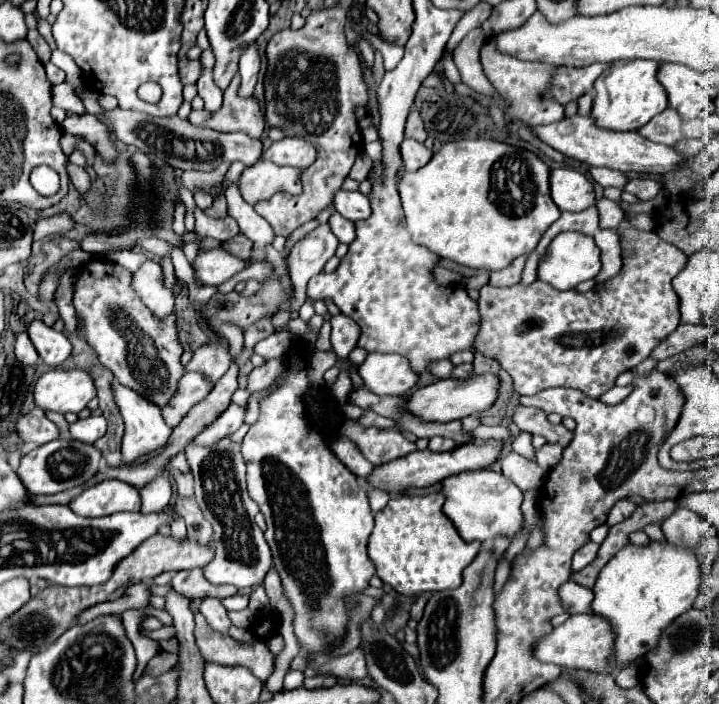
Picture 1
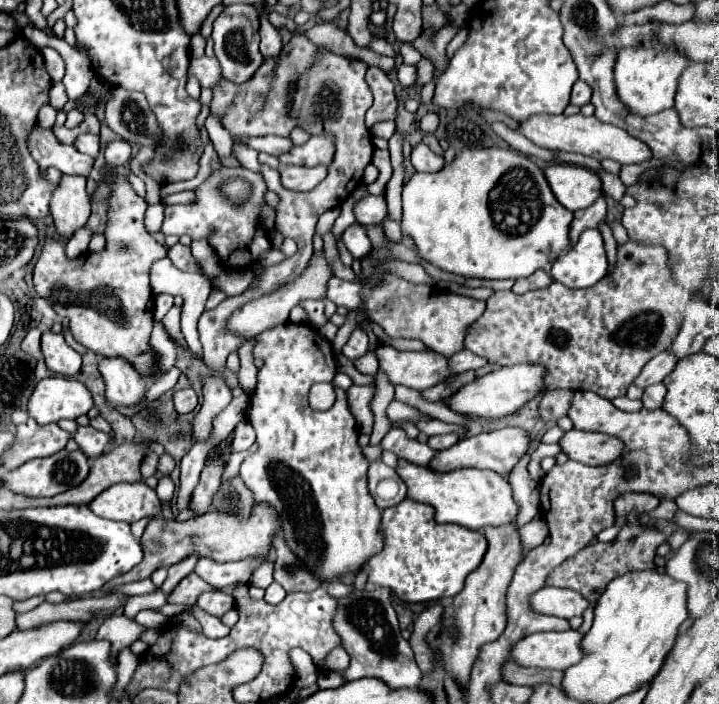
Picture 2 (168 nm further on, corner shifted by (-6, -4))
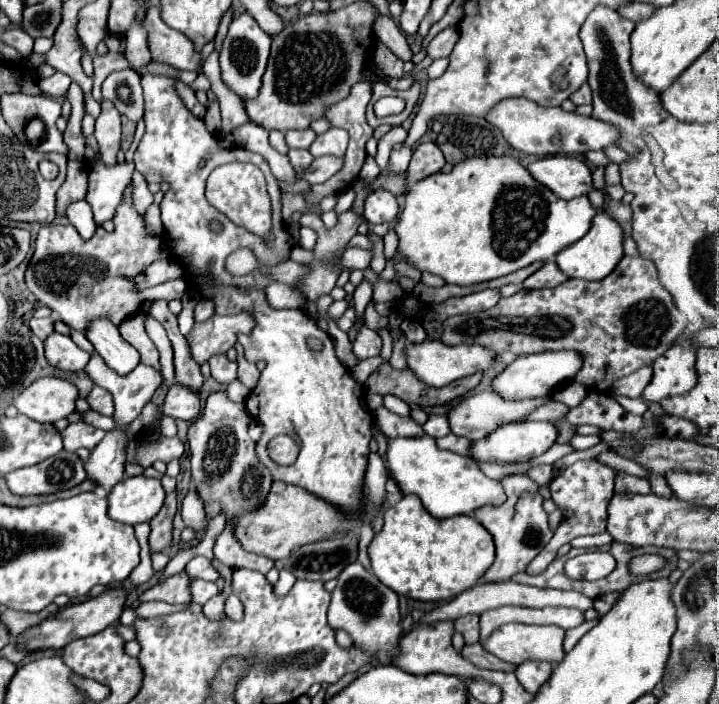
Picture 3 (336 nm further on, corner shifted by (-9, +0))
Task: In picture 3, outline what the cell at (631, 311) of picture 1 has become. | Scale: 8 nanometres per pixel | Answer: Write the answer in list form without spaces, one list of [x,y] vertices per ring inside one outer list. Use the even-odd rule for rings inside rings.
[[[624,255],[616,269],[600,281],[590,283],[582,279],[568,279],[552,289],[520,289],[512,297],[500,299],[498,305],[488,311],[450,317],[444,321],[442,341],[448,345],[482,345],[496,353],[512,351],[514,355],[530,355],[536,351],[576,351],[584,365],[574,379],[588,391],[610,393],[614,381],[638,371],[644,365],[652,365],[676,341],[684,327],[686,317],[678,311],[670,293],[662,287],[656,265],[642,255]]]

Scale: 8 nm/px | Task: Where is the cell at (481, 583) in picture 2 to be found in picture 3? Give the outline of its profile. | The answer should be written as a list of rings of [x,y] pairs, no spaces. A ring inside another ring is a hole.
[[[528,475],[506,477],[502,481],[506,491],[506,503],[496,509],[478,509],[474,515],[476,519],[488,529],[496,543],[496,559],[482,575],[482,581],[496,583],[496,581],[510,581],[514,573],[522,573],[524,567],[548,545],[552,539],[552,531],[548,529],[548,515],[542,509],[542,495],[538,493],[538,485]]]

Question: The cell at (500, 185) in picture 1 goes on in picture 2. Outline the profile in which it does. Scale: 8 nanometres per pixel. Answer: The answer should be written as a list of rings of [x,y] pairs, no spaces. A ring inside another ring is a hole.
[[[491,147],[491,149],[463,149],[453,163],[445,165],[437,173],[415,173],[403,187],[403,219],[401,219],[401,231],[403,235],[409,235],[419,251],[419,257],[433,263],[435,267],[461,275],[461,277],[479,277],[479,279],[519,279],[519,277],[529,277],[541,267],[549,267],[563,249],[569,247],[569,227],[573,221],[573,211],[565,209],[555,197],[553,191],[549,189],[543,171],[527,157],[511,151],[511,149],[501,149],[501,147]]]

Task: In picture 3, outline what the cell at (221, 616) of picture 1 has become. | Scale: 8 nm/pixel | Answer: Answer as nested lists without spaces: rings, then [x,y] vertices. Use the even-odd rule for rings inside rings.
[[[196,579],[192,583],[192,601],[198,603],[198,605],[204,605],[208,599],[216,597],[220,593],[218,585],[216,583],[210,583],[210,581],[202,581],[202,579]]]

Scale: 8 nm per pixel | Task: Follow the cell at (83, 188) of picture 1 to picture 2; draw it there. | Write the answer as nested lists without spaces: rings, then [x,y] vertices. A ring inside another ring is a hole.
[[[39,123],[29,131],[29,153],[41,169],[57,167],[67,175],[89,177],[93,169],[93,157],[85,157],[73,145],[57,141],[53,129],[45,129]]]

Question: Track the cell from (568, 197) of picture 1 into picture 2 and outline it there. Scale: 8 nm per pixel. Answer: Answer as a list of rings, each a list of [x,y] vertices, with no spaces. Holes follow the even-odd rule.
[[[553,163],[545,167],[543,173],[557,201],[569,211],[585,209],[601,197],[601,179],[587,167]]]

